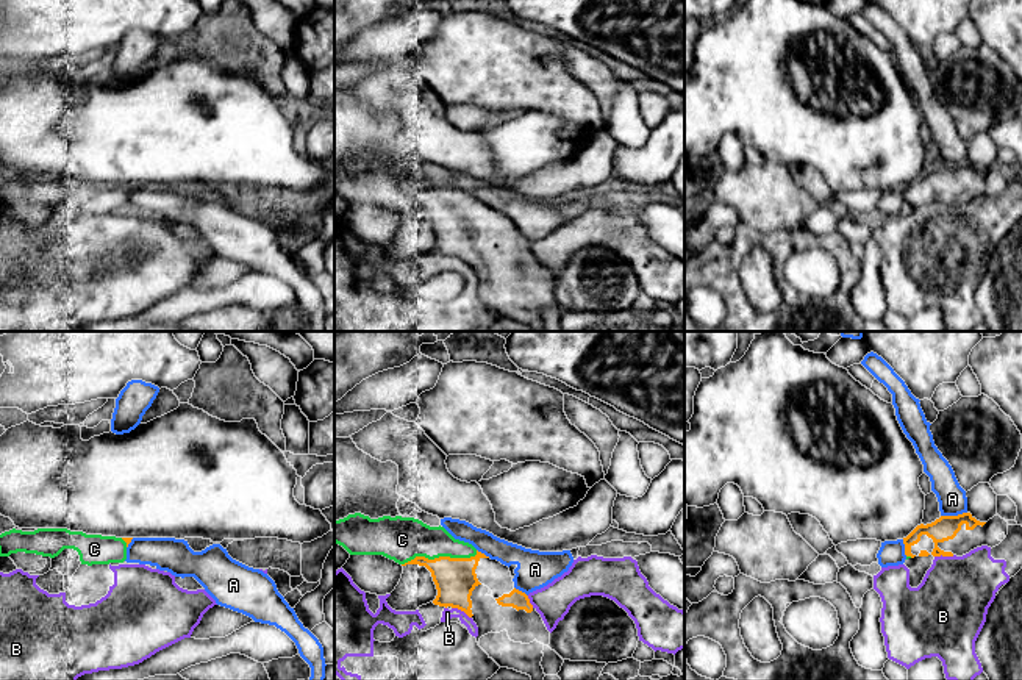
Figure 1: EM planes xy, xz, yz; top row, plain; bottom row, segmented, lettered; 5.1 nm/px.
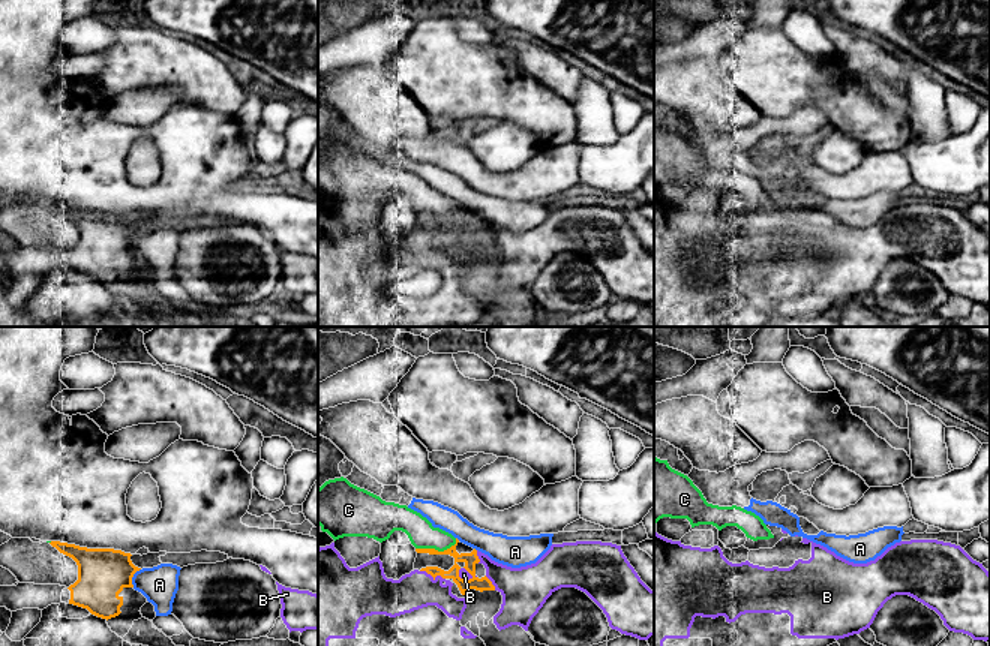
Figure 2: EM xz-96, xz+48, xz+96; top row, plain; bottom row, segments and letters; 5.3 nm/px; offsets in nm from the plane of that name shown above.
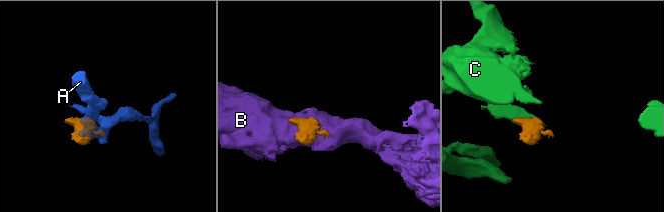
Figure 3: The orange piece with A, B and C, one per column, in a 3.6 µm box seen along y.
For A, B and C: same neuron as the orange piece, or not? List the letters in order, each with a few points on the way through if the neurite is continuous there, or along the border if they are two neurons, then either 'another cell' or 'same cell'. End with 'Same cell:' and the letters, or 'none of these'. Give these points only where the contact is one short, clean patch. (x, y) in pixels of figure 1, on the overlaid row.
A: another cell
B: another cell
C: across xz (455, 579), (453, 571), (439, 557), (428, 546), (402, 540) | same cell
Same cell: C

